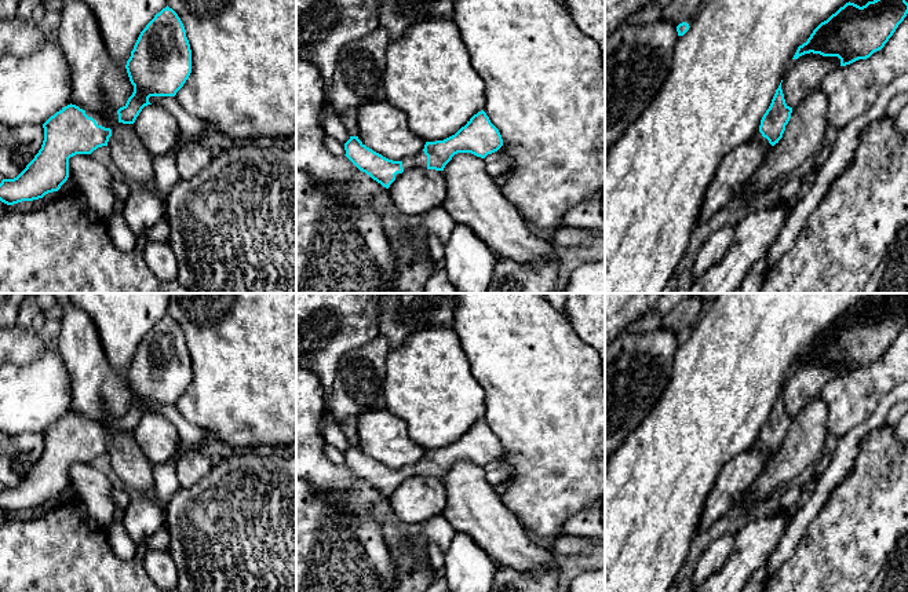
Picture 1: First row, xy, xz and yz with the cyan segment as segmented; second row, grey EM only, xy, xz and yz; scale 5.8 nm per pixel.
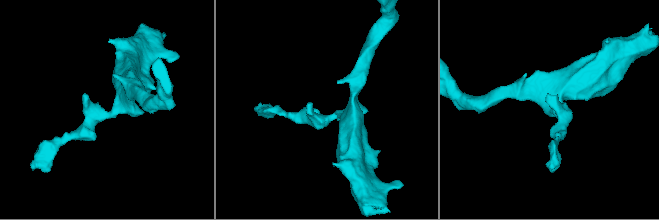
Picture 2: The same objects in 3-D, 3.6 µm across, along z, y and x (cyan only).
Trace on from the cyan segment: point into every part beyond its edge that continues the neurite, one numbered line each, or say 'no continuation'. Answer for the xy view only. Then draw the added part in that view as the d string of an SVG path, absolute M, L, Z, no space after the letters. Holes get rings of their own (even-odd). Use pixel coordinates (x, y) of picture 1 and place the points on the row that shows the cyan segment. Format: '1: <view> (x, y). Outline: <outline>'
1: xy (110, 123). Outline: M85 112L88 117L92 117L98 125L113 129L118 124L118 114L113 114L110 118L103 117L102 114L94 112Z

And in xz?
1: xz (420, 160). Outline: M420 151L417 156L405 158L402 160L402 168L404 168L404 172L411 168L427 169L427 156L424 154L424 151Z

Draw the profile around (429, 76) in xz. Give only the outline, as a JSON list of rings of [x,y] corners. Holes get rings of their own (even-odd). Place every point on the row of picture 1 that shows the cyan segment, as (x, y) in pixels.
[[[426,18],[390,41],[386,50],[384,101],[406,116],[408,128],[424,142],[455,135],[485,107],[485,83],[473,67],[453,19]]]

